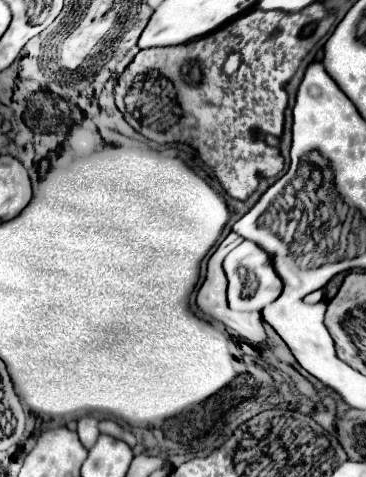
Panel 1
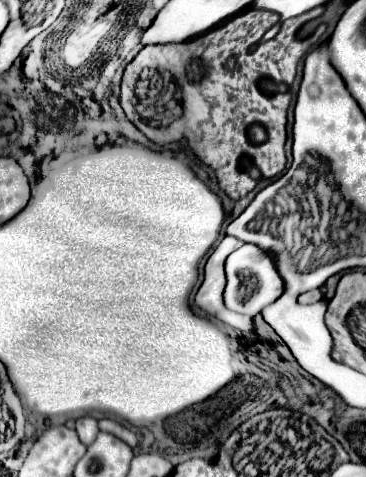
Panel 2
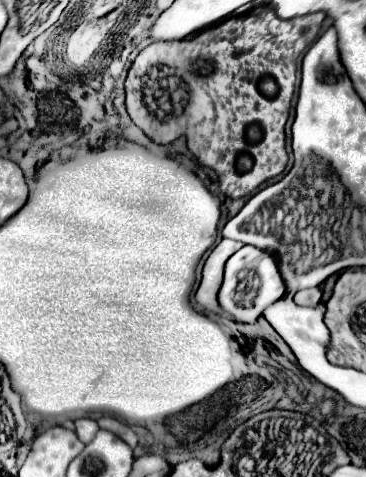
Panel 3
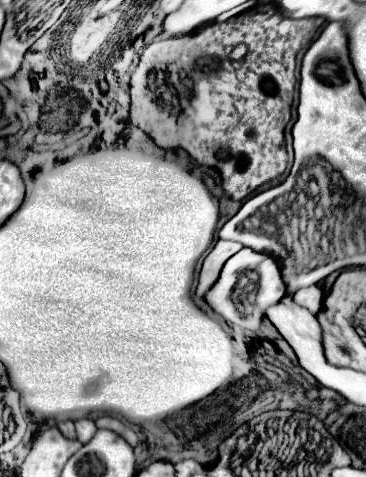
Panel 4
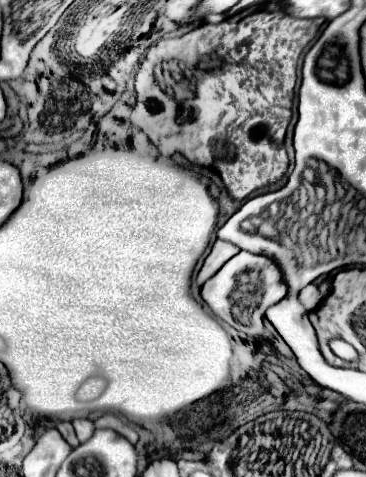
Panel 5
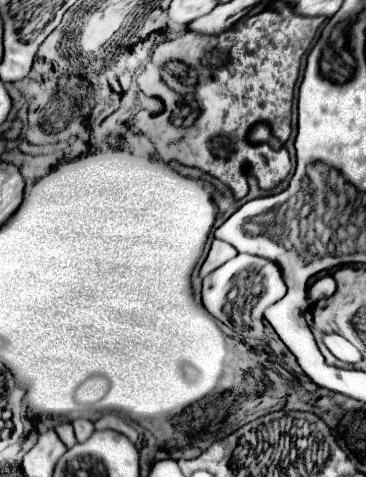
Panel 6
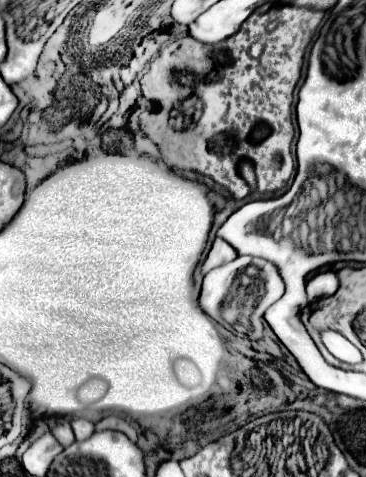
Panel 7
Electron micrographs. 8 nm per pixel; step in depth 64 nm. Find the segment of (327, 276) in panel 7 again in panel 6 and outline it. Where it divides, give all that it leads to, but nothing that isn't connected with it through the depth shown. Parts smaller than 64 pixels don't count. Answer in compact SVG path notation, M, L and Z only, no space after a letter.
M332 276L318 278L318 280L312 284L312 288L310 288L310 292L312 292L312 298L314 298L314 300L328 298L328 296L332 296L332 294L334 294L334 290L336 290L336 282L334 282L334 278L332 278Z

